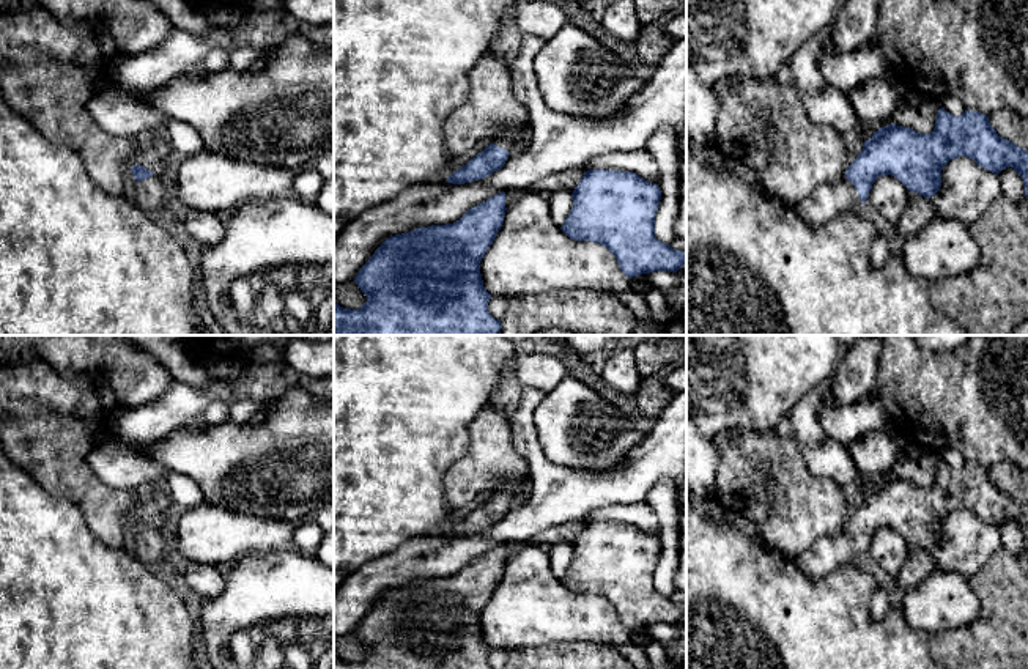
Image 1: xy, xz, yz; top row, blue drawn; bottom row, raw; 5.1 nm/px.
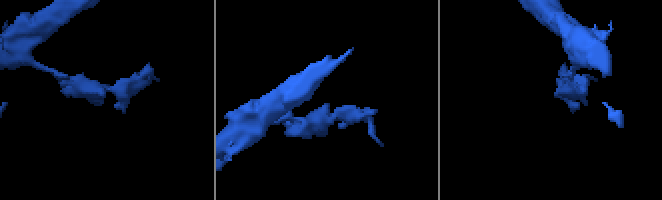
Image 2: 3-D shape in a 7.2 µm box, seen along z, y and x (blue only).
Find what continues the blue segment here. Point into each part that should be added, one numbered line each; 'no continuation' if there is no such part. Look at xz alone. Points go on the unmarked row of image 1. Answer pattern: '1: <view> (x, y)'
1: xz (510, 493)

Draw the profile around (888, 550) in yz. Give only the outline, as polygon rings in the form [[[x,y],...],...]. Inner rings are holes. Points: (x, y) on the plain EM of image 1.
[[[883,527],[875,532],[863,560],[874,568],[883,568],[896,578],[910,557],[910,543],[894,529]]]

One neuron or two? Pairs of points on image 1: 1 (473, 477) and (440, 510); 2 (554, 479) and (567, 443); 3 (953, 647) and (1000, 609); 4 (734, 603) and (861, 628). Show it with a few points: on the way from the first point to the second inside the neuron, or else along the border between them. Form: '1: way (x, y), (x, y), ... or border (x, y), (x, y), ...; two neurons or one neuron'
1: border (449, 468), (444, 476), (444, 499), (454, 510); two neurons
2: border (537, 435), (543, 454), (551, 462), (595, 473); two neurons
3: way (965, 646), (991, 622); one neuron
4: way (765, 628), (830, 628); one neuron

